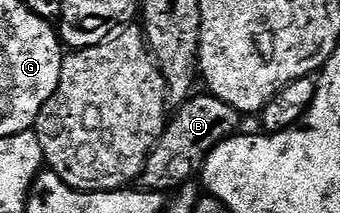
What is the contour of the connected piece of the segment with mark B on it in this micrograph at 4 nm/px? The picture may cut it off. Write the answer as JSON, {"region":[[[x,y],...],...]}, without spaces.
{"region":[[[191,95],[184,104],[173,110],[172,116],[166,122],[166,129],[162,132],[161,139],[156,143],[152,152],[146,156],[140,178],[141,188],[152,193],[166,195],[193,182],[199,176],[208,155],[216,146],[239,132],[238,110],[224,103],[219,97],[198,96]]]}

